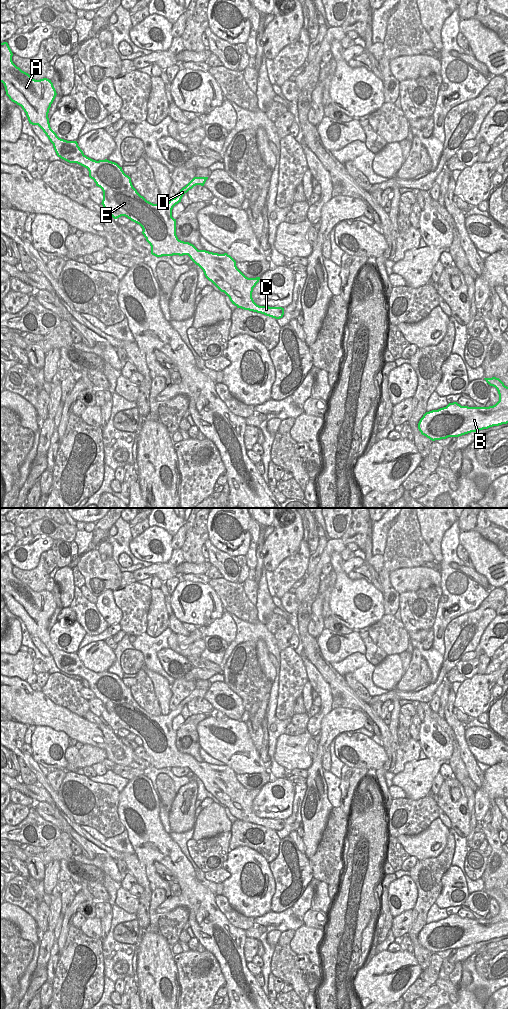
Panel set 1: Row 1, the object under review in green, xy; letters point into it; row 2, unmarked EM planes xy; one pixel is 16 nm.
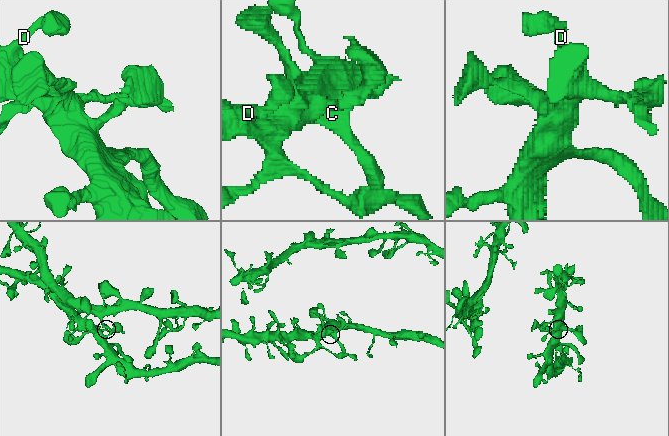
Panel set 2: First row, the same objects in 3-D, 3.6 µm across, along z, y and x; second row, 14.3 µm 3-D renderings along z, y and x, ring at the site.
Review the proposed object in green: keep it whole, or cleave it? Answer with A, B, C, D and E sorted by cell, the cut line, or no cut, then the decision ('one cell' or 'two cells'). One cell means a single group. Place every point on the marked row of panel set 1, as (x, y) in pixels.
A B C E / D | xy (175, 197), (180, 199) | two cells

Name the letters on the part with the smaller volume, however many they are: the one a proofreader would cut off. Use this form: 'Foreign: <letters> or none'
Foreign: D

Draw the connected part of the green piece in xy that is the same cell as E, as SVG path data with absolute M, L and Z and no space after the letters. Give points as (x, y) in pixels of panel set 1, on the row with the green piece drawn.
M0 43L0 82L4 84L6 95L22 107L30 124L38 125L43 130L58 157L88 169L89 177L103 191L101 204L111 217L125 216L139 224L151 246L151 254L156 257L188 255L203 270L205 277L224 292L237 308L275 319L283 317L284 308L259 306L254 302L252 292L260 277L246 277L227 253L198 250L193 244L178 239L172 209L181 202L180 198L153 204L137 192L131 178L117 163L107 159L93 160L83 153L77 141L59 138L51 129L48 118L57 95L53 83L47 78L33 79L13 63L12 56L8 43Z

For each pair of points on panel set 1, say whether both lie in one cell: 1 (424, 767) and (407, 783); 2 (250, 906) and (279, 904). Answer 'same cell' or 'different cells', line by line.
1: same cell
2: different cells

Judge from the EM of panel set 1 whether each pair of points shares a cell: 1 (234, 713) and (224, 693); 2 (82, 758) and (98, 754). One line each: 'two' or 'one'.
1: one
2: one

